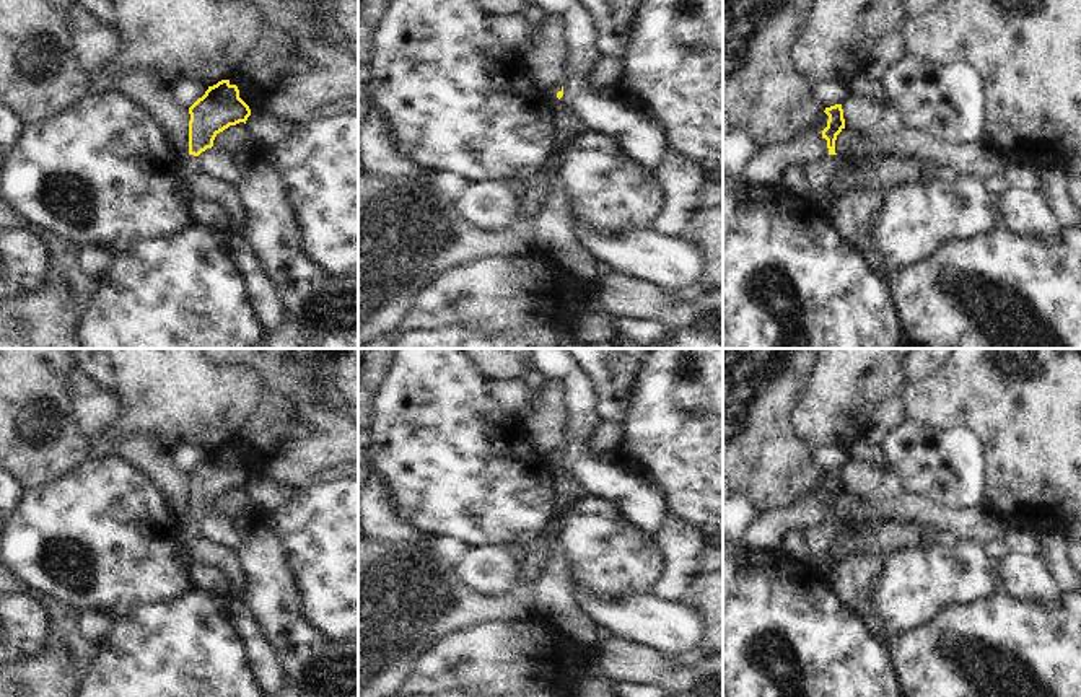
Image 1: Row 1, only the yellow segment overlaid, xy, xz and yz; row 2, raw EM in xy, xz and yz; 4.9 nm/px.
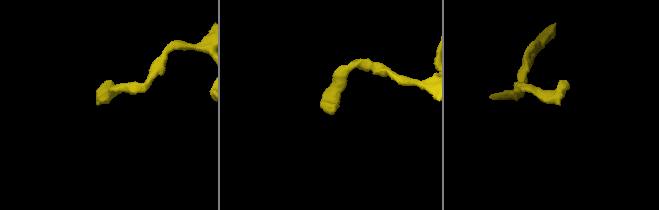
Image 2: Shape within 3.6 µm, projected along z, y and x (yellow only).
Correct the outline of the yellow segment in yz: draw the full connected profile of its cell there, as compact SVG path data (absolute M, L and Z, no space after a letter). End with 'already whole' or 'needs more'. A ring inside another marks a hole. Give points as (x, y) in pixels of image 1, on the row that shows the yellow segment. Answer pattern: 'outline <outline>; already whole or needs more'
outline M842 104L825 107L829 116L827 127L822 130L822 138L827 140L829 153L819 161L811 161L803 166L807 184L814 191L814 200L827 200L829 179L842 168L843 160L835 153L837 135L845 129Z; needs more

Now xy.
outline M221 80L208 86L205 94L189 107L189 153L181 156L174 173L174 195L189 204L187 182L194 174L200 174L199 155L213 147L215 137L251 116L249 106L239 98L239 90L230 80Z; needs more

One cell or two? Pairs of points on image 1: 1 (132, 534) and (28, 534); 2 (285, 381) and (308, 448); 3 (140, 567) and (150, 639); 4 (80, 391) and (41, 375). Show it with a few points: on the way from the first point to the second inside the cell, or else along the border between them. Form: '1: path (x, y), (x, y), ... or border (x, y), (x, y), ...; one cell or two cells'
1: path (106, 534), (54, 534); one cell
2: path (295, 398), (300, 403), (305, 432); one cell
3: border (183, 593), (173, 600), (144, 603), (114, 621); two cells
4: border (74, 365), (69, 375), (69, 404), (77, 424); two cells

